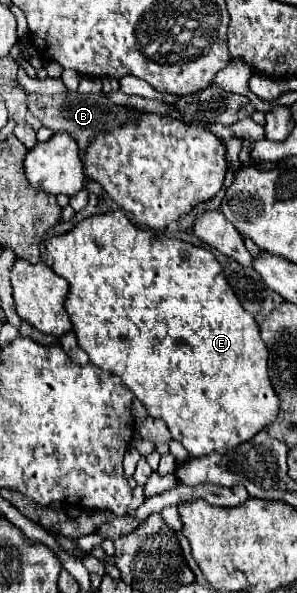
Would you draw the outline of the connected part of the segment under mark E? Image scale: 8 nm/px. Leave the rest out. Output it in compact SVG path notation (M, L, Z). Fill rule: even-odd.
M117 210L117 212L107 212L107 214L85 218L71 232L67 232L63 236L49 238L47 240L47 254L51 258L51 268L61 278L65 278L71 286L65 306L67 306L67 314L73 322L73 332L79 340L79 346L87 352L89 362L95 364L97 368L105 370L105 372L119 376L125 382L125 386L141 400L141 404L147 408L149 416L161 418L167 424L173 440L181 442L193 458L207 456L213 450L219 454L225 454L225 452L237 448L239 444L251 440L255 434L265 430L277 418L281 400L279 400L279 394L275 392L275 388L269 380L269 350L267 350L265 342L261 340L259 326L257 326L255 318L243 310L241 302L231 292L231 288L225 280L221 264L217 262L217 258L209 250L193 246L193 244L177 240L177 238L155 234L151 230L141 230L141 228L133 226L121 210Z

